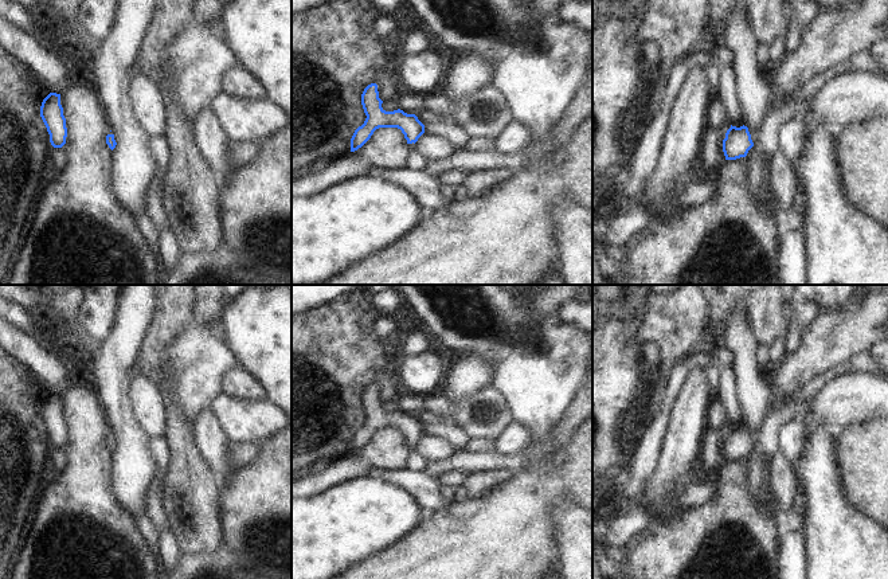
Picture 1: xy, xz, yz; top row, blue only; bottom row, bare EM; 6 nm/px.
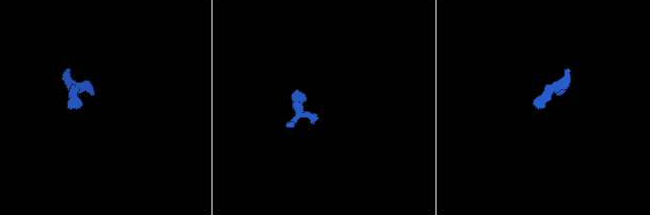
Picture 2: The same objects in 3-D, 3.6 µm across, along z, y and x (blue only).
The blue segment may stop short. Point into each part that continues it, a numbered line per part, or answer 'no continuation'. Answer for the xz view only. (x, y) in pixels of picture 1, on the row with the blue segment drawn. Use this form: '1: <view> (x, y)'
1: xz (415, 161)

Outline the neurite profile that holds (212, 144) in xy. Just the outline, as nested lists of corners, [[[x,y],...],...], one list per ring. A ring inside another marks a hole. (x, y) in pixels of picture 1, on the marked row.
[[[210,106],[195,118],[192,134],[200,154],[212,168],[219,184],[238,171],[239,167],[231,161],[228,153],[231,141],[222,132],[222,125]]]

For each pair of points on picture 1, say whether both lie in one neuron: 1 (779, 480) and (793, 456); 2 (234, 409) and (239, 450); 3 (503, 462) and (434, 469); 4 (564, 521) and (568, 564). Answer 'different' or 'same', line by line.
1: different
2: different
3: same
4: same

